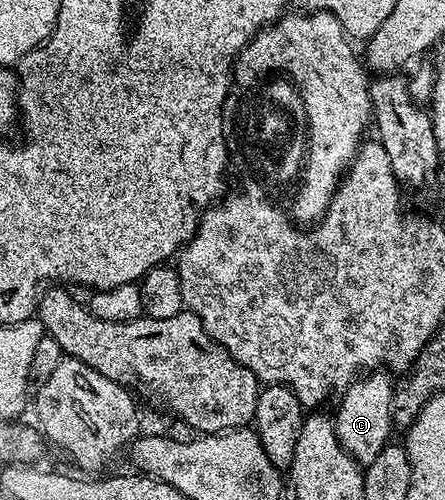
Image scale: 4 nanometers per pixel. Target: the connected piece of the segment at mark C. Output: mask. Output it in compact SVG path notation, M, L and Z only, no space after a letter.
M373 371L350 383L342 392L337 415L333 417L338 441L363 467L377 459L377 455L389 443L390 433L393 433L391 407L394 382L388 376L388 372Z

